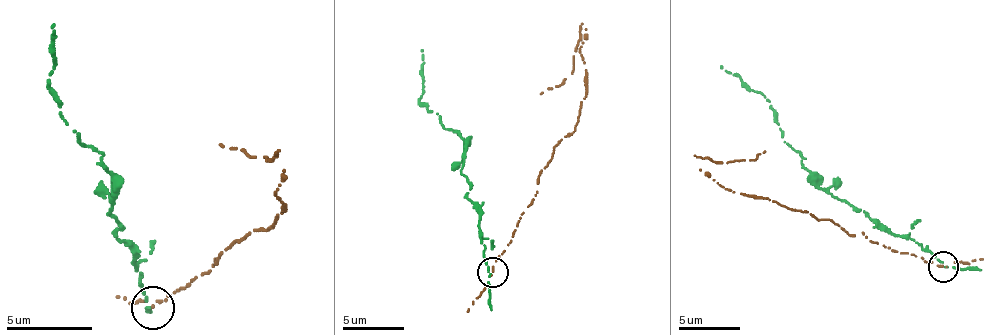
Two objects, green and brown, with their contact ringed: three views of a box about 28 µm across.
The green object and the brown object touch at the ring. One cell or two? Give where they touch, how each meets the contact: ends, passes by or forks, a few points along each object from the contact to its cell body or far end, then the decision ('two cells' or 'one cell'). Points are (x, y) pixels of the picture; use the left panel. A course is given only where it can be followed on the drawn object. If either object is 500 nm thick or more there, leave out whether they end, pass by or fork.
(153, 307) | green passes by | brown passes by | green via (151, 306), (134, 263), (117, 237), (121, 224), (108, 212), (113, 177), (65, 126), (48, 78), (53, 22) | brown via (151, 306), (216, 263), (233, 242), (268, 229), (285, 212), (276, 190), (285, 169), (276, 156), (220, 143) | two cells

